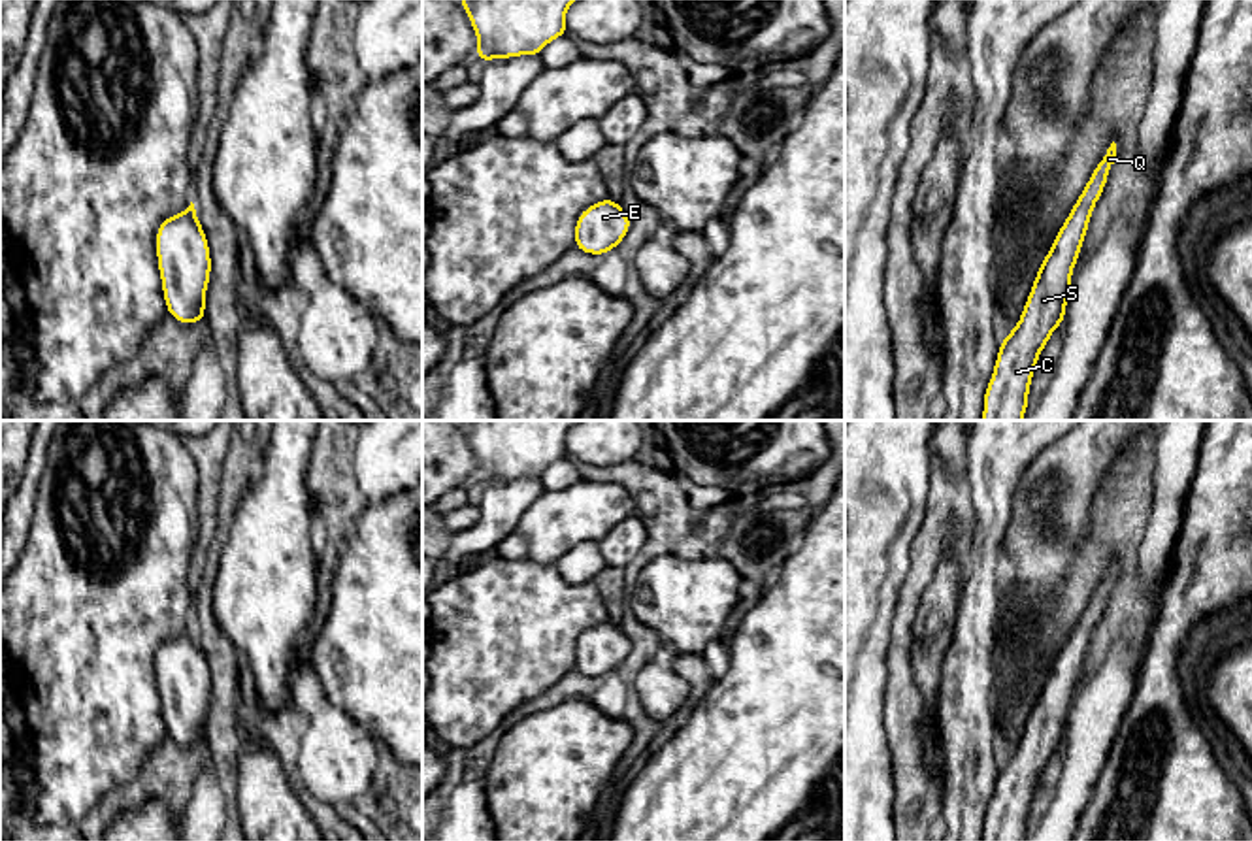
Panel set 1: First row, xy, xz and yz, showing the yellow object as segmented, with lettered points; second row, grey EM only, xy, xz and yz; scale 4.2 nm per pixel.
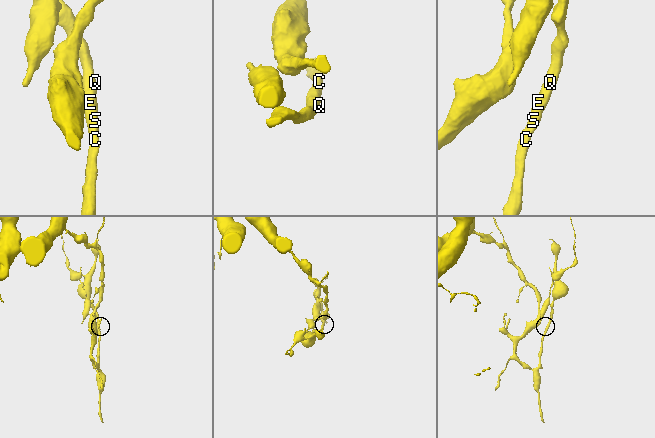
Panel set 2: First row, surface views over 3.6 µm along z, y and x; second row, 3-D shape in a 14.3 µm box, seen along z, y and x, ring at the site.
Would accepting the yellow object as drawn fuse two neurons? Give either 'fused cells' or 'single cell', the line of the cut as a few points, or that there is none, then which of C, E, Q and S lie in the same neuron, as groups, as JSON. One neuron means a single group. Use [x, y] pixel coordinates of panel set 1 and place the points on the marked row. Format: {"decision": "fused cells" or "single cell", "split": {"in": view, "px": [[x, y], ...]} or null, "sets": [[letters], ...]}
{"decision": "single cell", "split": null, "sets": [["C", "E", "Q", "S"]]}

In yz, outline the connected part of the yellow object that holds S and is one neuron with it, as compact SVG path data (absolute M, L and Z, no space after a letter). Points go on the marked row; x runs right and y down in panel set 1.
M1112 141L1060 226L1052 249L1045 255L1018 324L1001 339L994 373L984 390L980 420L1024 419L1039 355L1065 319L1071 273L1114 157L1116 143Z

